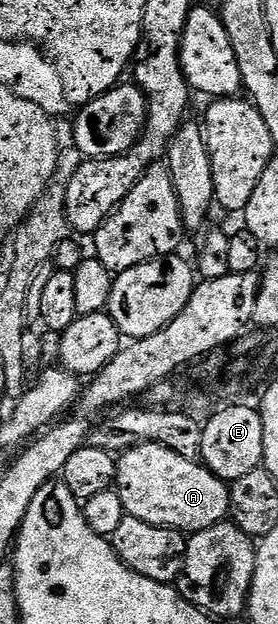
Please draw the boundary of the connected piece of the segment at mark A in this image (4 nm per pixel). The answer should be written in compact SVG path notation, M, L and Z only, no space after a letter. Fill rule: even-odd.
M140 444L137 448L131 448L119 457L116 466L114 491L122 498L127 515L142 518L142 522L150 522L154 526L175 528L185 534L206 530L229 515L228 489L229 485L219 480L203 463L182 458L161 444Z

